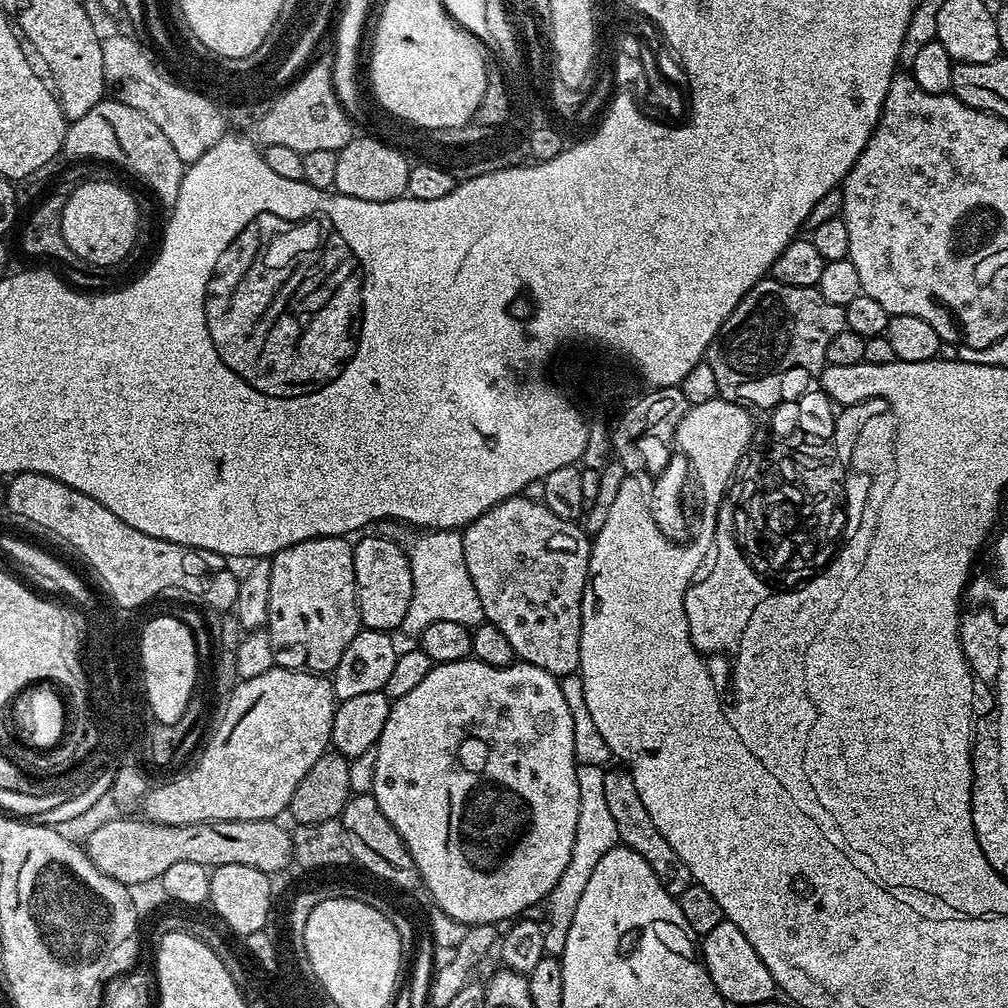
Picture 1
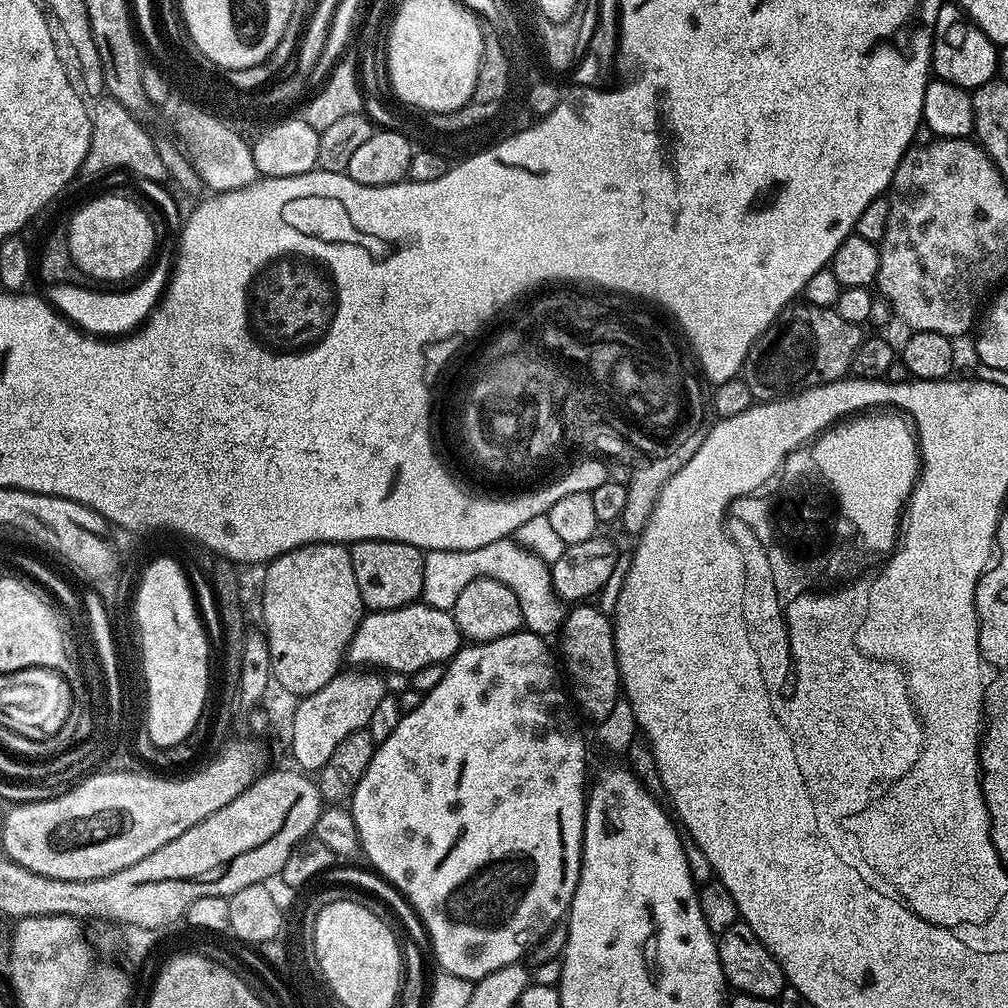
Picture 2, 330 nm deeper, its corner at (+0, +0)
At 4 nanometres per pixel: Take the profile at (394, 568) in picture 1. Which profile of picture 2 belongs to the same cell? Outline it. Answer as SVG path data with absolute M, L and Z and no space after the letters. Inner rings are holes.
M358 540L351 545L350 551L358 594L362 594L365 609L385 612L405 608L423 597L424 552L421 549L393 540Z

